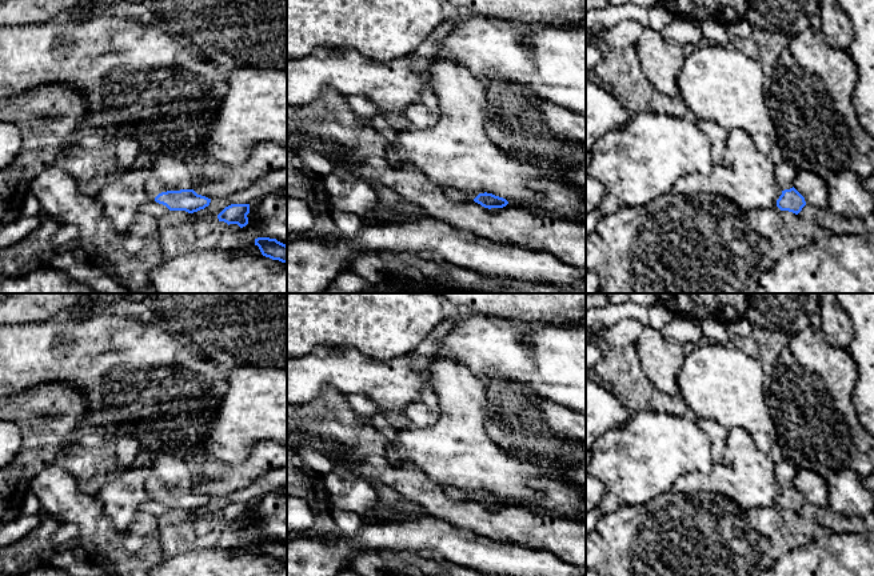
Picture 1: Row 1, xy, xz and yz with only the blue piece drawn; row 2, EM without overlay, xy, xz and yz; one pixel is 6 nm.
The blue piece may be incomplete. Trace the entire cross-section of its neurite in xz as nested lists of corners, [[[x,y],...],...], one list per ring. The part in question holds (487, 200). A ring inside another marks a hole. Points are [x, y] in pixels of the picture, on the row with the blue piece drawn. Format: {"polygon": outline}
{"polygon": [[[452,187],[444,188],[446,196],[456,203],[471,203],[475,201],[484,208],[503,208],[508,204],[508,201],[503,197],[495,196],[492,193],[487,193],[483,191],[479,192],[464,192]]]}

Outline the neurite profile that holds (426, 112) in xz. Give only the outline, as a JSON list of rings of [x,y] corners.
[[[424,89],[419,99],[404,111],[403,116],[415,128],[430,128],[438,124],[442,111],[434,92]]]

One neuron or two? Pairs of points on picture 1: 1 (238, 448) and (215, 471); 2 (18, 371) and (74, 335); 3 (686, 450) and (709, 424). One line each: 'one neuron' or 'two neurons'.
1: two neurons
2: one neuron
3: two neurons

